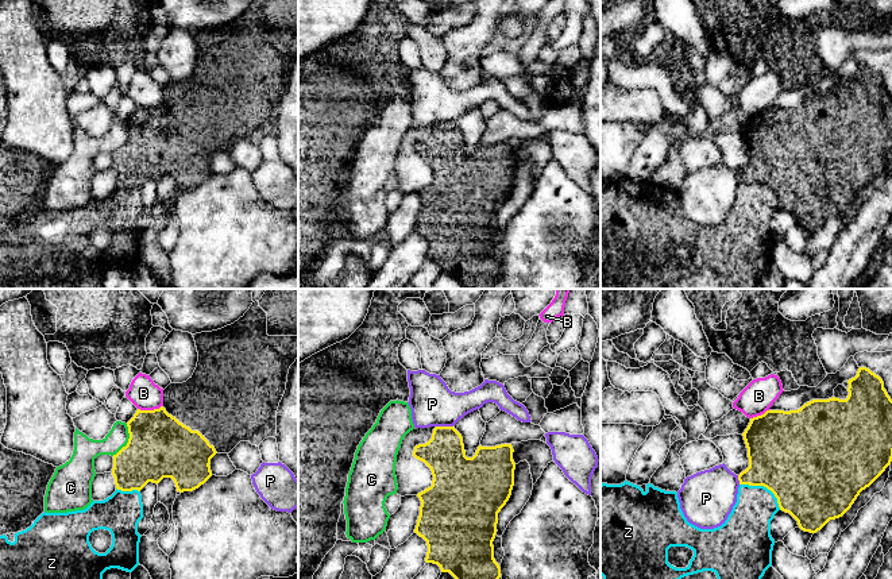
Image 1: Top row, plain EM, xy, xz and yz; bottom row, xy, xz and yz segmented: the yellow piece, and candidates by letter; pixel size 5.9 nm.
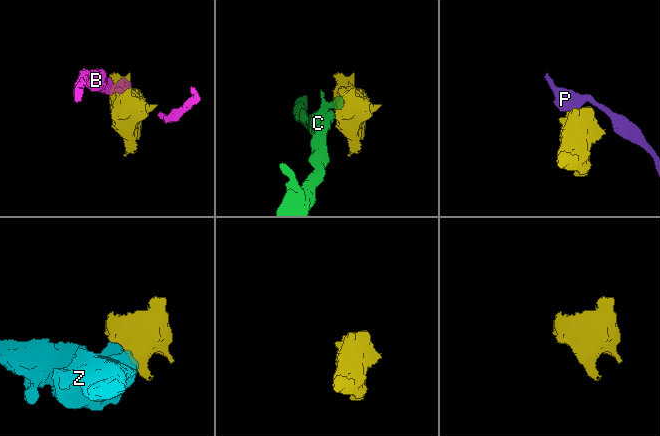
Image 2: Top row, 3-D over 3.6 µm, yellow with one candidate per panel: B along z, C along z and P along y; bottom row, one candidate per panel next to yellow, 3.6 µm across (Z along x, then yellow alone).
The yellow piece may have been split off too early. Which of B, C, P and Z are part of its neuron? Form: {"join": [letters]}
{"join": []}

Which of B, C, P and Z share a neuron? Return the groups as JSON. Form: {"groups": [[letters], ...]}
{"groups": [["B"], ["C"], ["P"], ["Z"]]}

